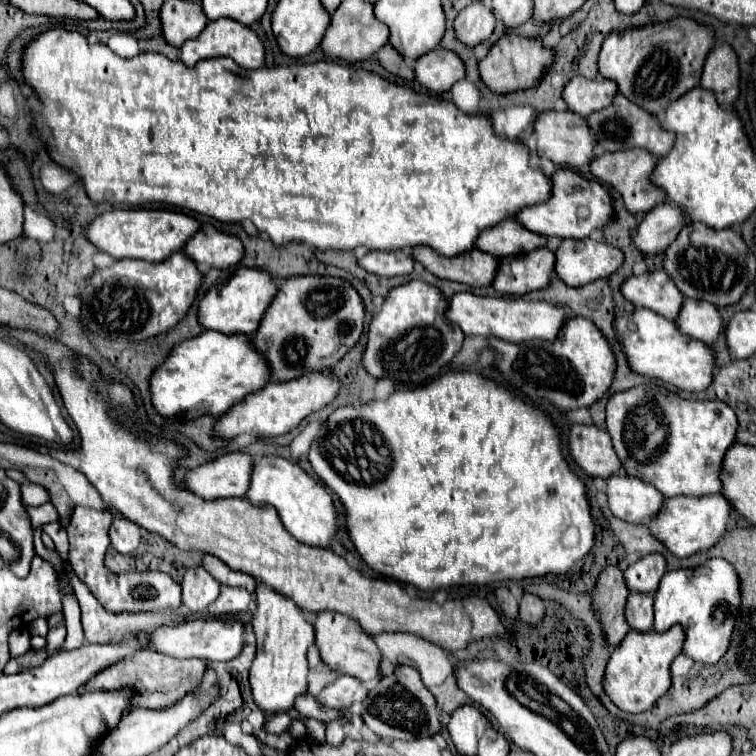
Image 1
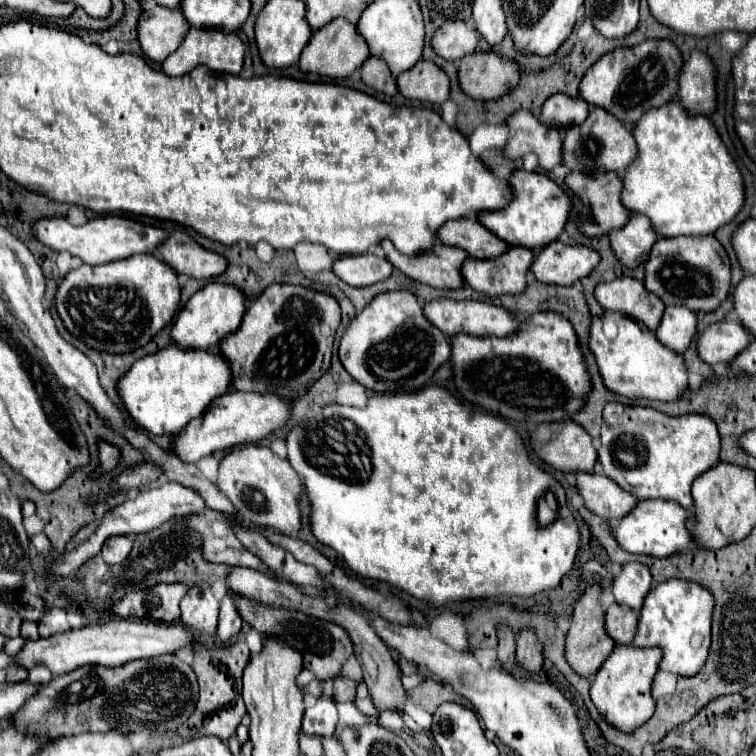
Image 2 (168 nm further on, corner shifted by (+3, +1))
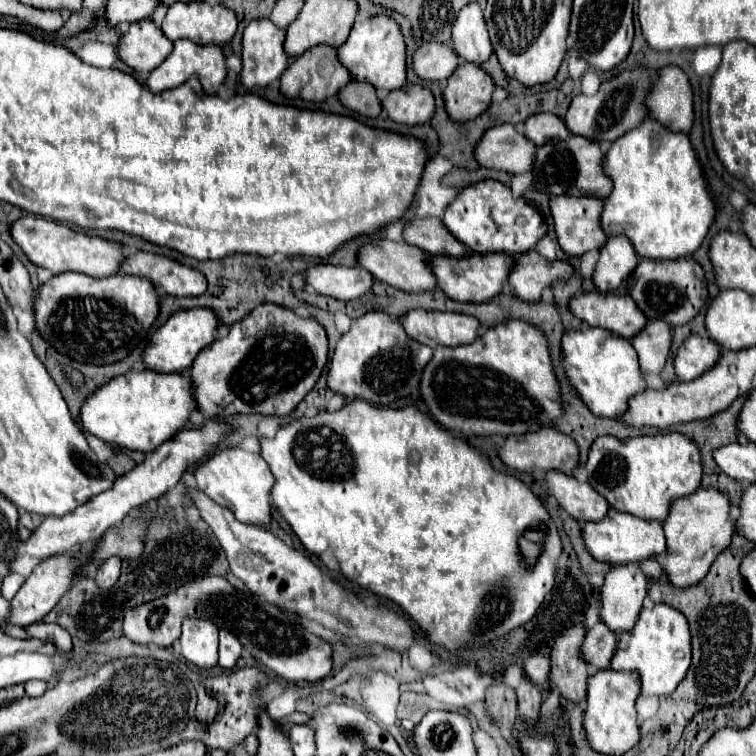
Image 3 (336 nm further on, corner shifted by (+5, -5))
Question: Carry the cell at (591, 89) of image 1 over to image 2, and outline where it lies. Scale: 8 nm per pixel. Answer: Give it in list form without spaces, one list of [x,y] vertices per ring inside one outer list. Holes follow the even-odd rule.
[[[554,93],[546,99],[542,107],[542,123],[552,127],[570,127],[578,125],[590,113],[590,105],[582,97],[570,97],[566,93]]]

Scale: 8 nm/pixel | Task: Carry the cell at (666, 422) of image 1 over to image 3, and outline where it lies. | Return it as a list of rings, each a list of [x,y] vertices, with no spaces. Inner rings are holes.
[[[676,433],[624,441],[604,435],[596,439],[588,453],[586,473],[588,483],[608,501],[612,509],[630,513],[644,521],[664,521],[672,499],[686,497],[700,487],[702,463],[696,455],[696,447]]]

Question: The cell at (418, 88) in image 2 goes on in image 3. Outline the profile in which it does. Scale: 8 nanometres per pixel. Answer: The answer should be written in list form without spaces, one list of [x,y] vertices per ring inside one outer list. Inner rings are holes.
[[[410,83],[396,91],[390,91],[388,97],[382,99],[382,109],[394,123],[410,127],[428,123],[436,111],[432,93],[420,85]]]

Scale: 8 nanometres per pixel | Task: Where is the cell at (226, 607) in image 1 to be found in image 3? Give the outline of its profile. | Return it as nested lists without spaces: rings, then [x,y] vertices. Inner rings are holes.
[[[220,631],[220,667],[226,671],[232,669],[240,655],[242,655],[240,641],[236,641],[236,637],[228,631]]]

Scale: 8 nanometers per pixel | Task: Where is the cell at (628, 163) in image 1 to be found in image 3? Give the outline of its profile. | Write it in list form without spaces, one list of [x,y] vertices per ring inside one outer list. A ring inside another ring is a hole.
[[[558,195],[550,199],[550,215],[554,219],[554,231],[558,237],[558,243],[566,257],[582,257],[588,251],[600,249],[606,243],[604,231],[600,231],[600,199],[592,197],[572,197],[572,195]]]

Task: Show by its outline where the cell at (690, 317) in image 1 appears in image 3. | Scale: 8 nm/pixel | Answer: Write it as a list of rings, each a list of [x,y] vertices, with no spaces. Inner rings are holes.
[[[648,321],[644,329],[630,339],[630,343],[638,353],[640,371],[644,375],[660,375],[672,345],[672,331],[668,323]]]

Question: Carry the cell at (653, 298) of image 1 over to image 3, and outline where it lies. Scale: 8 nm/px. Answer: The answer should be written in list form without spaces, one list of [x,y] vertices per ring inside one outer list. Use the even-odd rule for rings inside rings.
[[[582,293],[570,299],[568,309],[588,327],[604,327],[624,339],[632,339],[646,319],[640,315],[640,309],[628,295],[610,295],[610,293]]]

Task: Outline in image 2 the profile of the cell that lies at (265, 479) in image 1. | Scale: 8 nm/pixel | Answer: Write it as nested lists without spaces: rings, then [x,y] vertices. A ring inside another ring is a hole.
[[[246,445],[230,451],[220,463],[218,487],[232,501],[242,519],[262,527],[278,529],[284,535],[296,535],[300,531],[302,511],[298,497],[302,493],[302,481],[292,469],[290,461],[278,457],[268,447]]]

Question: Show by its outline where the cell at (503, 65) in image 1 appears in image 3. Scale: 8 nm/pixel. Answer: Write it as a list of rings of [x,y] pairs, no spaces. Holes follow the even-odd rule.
[[[460,63],[448,79],[442,97],[450,121],[470,121],[490,105],[494,81],[474,63]]]

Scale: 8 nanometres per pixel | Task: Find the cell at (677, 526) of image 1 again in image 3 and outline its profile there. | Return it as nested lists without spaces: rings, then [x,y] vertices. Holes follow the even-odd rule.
[[[610,509],[602,521],[596,523],[584,523],[580,527],[580,535],[584,541],[584,549],[602,563],[620,565],[620,563],[632,563],[632,561],[644,561],[656,553],[666,551],[666,539],[660,523],[656,521],[642,521],[634,515],[624,515],[622,511]]]

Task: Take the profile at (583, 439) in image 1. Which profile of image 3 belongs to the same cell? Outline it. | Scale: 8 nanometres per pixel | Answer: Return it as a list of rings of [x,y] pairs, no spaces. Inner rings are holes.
[[[544,427],[532,433],[524,433],[524,435],[512,435],[504,441],[504,445],[498,449],[498,457],[502,459],[502,463],[510,469],[516,471],[526,471],[532,473],[534,467],[538,471],[562,471],[572,475],[576,463],[578,463],[578,447],[576,443],[572,443],[572,439],[568,439],[568,435],[560,435],[560,431],[556,431],[554,427]]]

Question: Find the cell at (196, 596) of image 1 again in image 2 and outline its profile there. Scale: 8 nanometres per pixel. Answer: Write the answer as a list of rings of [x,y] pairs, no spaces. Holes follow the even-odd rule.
[[[190,587],[180,603],[180,621],[200,633],[214,633],[218,623],[218,599],[210,587]]]

